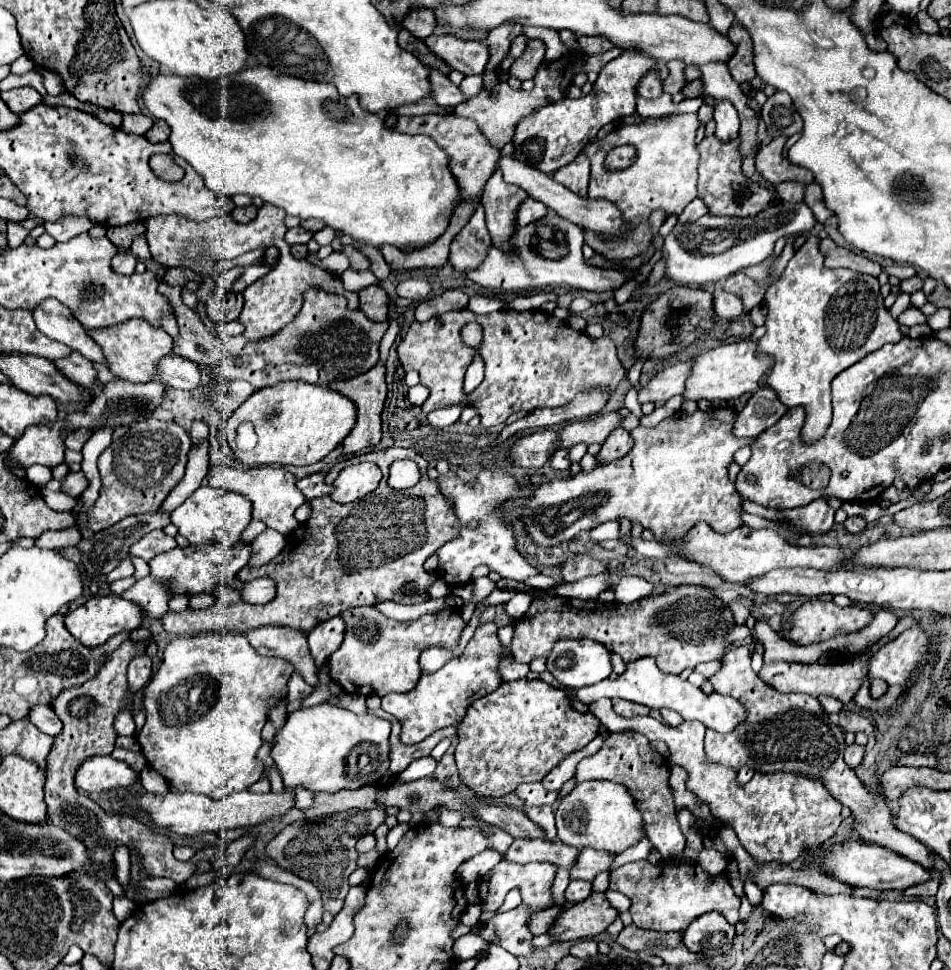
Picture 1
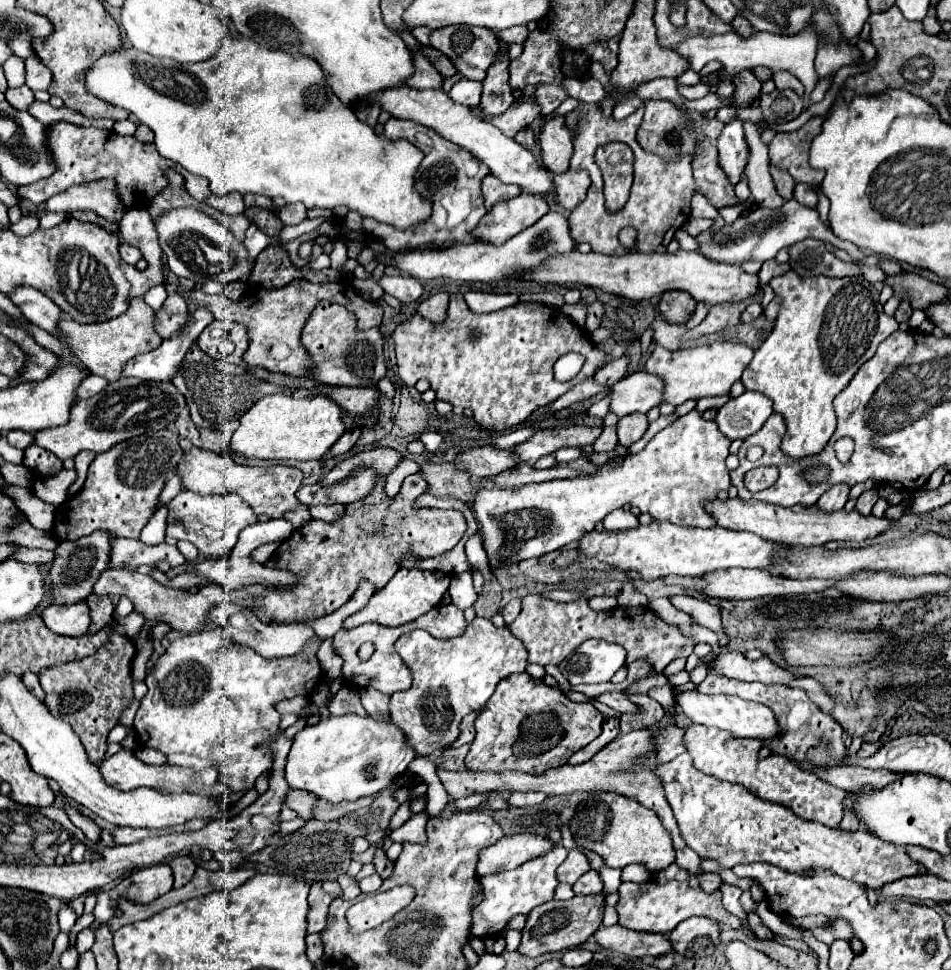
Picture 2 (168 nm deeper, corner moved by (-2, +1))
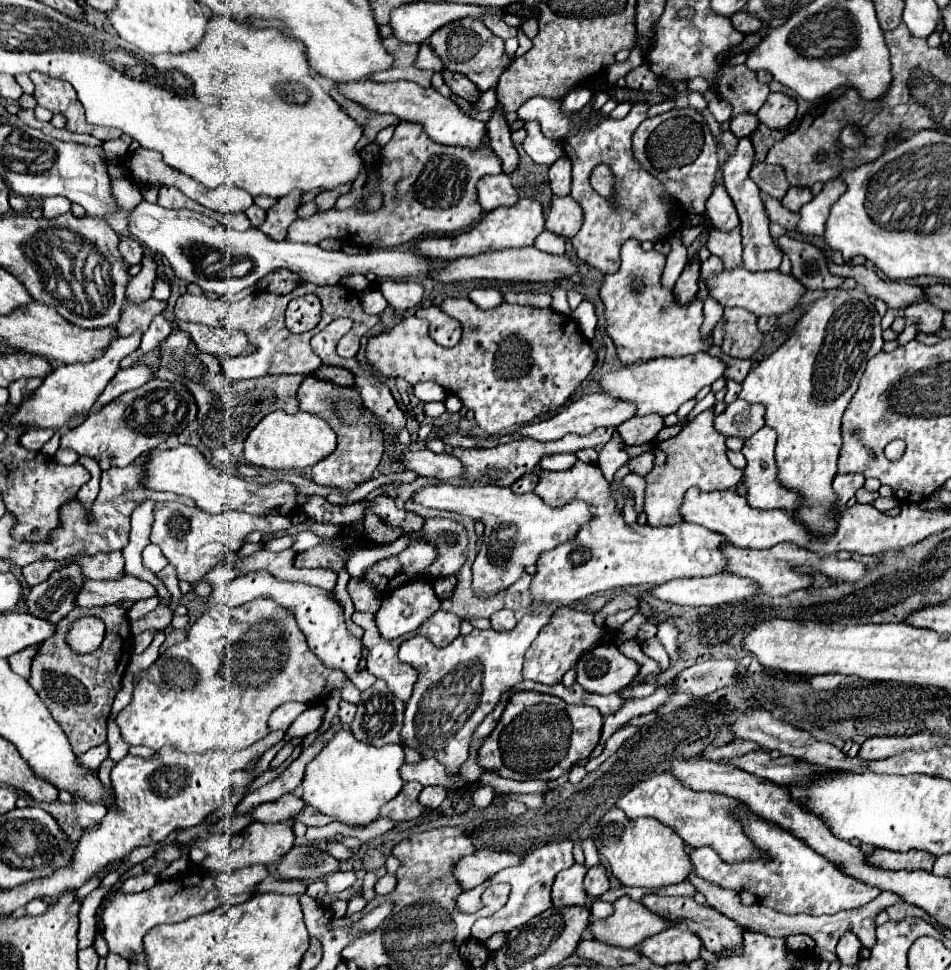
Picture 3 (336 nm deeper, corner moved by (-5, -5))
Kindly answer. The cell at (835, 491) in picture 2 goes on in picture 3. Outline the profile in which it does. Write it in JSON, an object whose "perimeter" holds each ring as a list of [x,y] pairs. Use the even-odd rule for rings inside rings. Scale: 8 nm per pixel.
{"perimeter":[[[838,474],[838,476],[834,478],[834,482],[832,482],[834,494],[838,494],[838,496],[836,496],[836,506],[838,506],[838,508],[846,506],[846,502],[848,502],[850,498],[854,498],[856,490],[862,488],[862,486],[864,486],[864,476],[862,476],[862,474],[848,474],[848,476],[840,476],[840,474]]]}

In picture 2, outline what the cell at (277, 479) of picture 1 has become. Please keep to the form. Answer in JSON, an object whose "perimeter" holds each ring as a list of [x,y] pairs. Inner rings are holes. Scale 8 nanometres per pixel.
{"perimeter":[[[193,446],[189,452],[183,454],[175,472],[179,474],[185,490],[191,490],[201,496],[239,494],[253,508],[255,514],[267,514],[269,518],[283,518],[283,514],[287,510],[293,510],[299,506],[295,492],[301,486],[303,472],[297,468],[291,468],[291,466],[249,468],[249,466],[235,464],[231,458],[225,458],[217,452],[207,452],[207,450]]]}

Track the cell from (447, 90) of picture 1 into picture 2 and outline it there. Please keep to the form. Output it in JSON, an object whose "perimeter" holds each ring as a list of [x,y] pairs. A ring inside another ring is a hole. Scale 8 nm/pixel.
{"perimeter":[[[411,52],[413,54],[413,64],[415,64],[415,72],[413,76],[405,82],[411,88],[417,90],[425,90],[425,88],[441,88],[443,76],[433,68],[433,64],[421,54],[421,52]]]}

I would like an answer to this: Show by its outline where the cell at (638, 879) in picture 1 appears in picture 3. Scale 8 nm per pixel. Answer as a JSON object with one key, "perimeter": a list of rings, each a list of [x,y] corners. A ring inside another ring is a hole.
{"perimeter":[[[624,894],[614,902],[614,914],[606,920],[594,920],[588,930],[596,940],[606,944],[636,948],[650,938],[650,934],[658,934],[672,926],[676,924],[650,912],[642,902],[634,902]]]}

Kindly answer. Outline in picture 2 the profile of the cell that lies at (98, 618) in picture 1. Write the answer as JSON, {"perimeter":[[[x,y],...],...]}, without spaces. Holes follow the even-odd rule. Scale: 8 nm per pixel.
{"perimeter":[[[77,602],[71,606],[47,606],[41,612],[43,622],[47,622],[47,628],[55,634],[63,636],[83,636],[89,628],[89,608],[85,602]]]}

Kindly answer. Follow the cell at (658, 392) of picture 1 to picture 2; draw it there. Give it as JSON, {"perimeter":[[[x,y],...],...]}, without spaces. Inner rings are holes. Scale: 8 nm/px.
{"perimeter":[[[647,372],[627,374],[609,390],[609,412],[619,418],[633,412],[649,412],[651,408],[659,406],[661,394],[661,378]]]}

